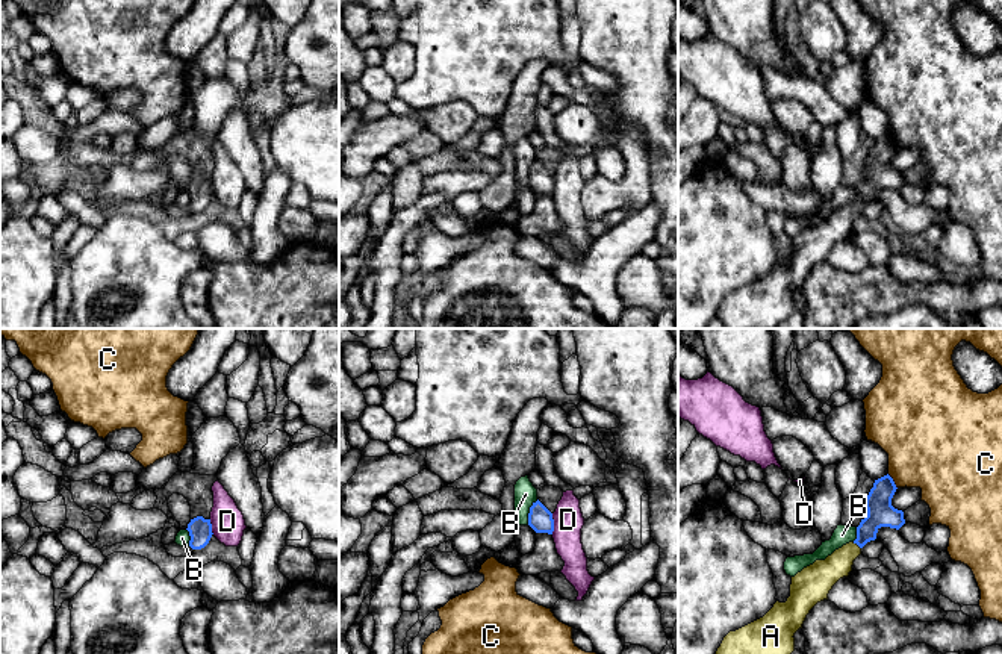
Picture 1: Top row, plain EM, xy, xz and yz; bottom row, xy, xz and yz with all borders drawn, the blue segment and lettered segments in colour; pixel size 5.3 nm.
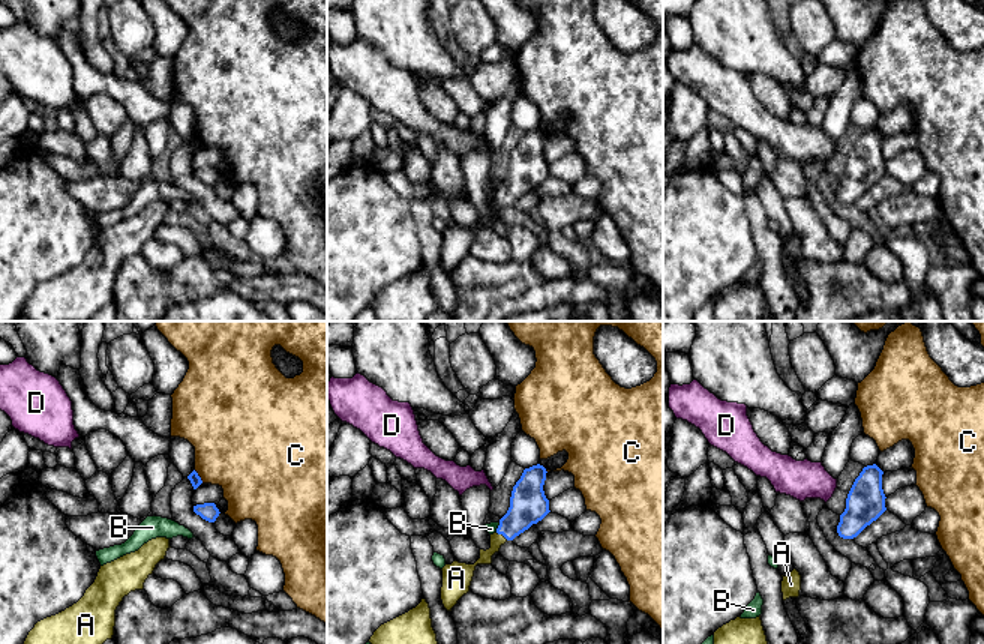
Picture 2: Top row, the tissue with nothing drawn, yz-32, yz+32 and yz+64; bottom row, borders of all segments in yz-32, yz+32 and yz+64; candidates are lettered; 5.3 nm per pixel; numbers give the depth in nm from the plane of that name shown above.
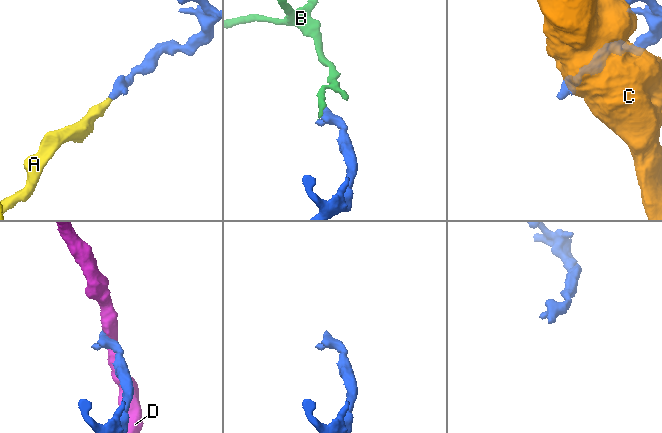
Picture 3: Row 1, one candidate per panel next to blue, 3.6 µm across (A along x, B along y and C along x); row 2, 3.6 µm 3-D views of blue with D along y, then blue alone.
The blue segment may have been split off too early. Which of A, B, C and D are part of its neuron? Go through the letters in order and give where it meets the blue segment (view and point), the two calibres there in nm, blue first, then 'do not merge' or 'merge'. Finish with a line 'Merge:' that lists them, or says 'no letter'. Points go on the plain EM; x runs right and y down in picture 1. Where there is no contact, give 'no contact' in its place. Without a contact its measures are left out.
A: yz (857, 205) | 140/160 nm | merge
B: xz (530, 173) | 130/120 nm | do not merge
C: yz (893, 143) | 140/420 nm | do not merge
D: xz (553, 185) | 130/160 nm | do not merge
Merge: A

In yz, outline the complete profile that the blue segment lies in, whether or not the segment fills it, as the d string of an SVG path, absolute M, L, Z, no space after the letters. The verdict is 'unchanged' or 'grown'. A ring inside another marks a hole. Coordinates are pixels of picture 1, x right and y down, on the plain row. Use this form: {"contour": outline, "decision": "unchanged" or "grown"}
{"contour": "M888 135L875 141L866 159L867 177L857 188L857 200L792 238L787 262L776 262L763 279L730 292L714 318L725 329L778 329L795 312L793 297L810 271L828 260L832 247L849 236L861 209L876 200L881 188L899 191L905 185L904 173L892 167L896 150Z", "decision": "grown"}

